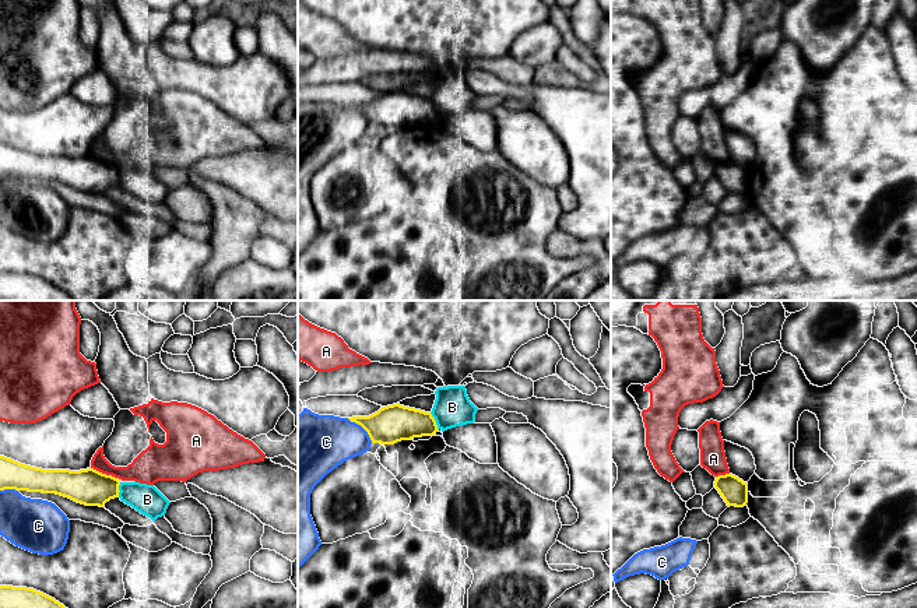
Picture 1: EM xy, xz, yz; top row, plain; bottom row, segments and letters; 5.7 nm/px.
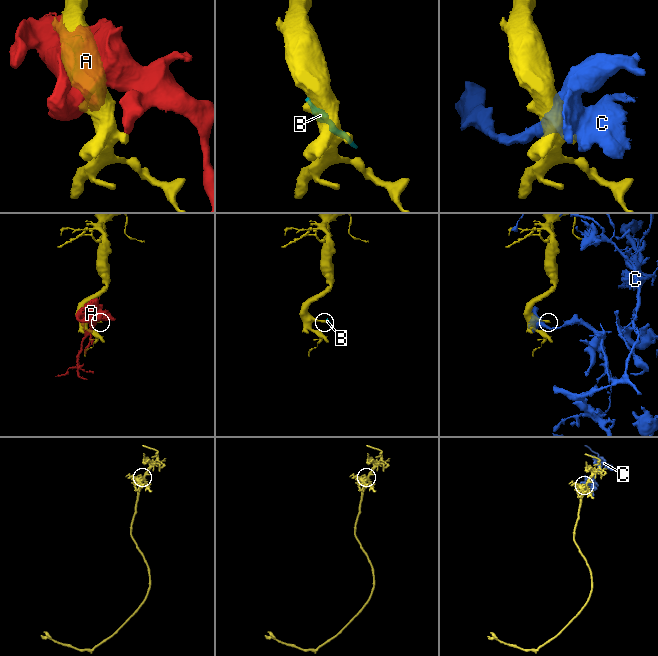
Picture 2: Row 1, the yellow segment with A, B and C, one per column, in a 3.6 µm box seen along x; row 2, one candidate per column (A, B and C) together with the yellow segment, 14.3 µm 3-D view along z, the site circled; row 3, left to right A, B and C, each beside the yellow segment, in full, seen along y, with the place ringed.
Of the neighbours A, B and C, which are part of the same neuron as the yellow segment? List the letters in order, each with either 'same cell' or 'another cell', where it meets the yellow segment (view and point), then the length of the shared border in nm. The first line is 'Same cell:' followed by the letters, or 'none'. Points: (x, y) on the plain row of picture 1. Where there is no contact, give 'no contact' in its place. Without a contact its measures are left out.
Same cell: none
A: another cell | xy (104, 161) | 170 nm
B: another cell | xz (435, 108) | 120 nm
C: another cell | xz (362, 113) | 200 nm

